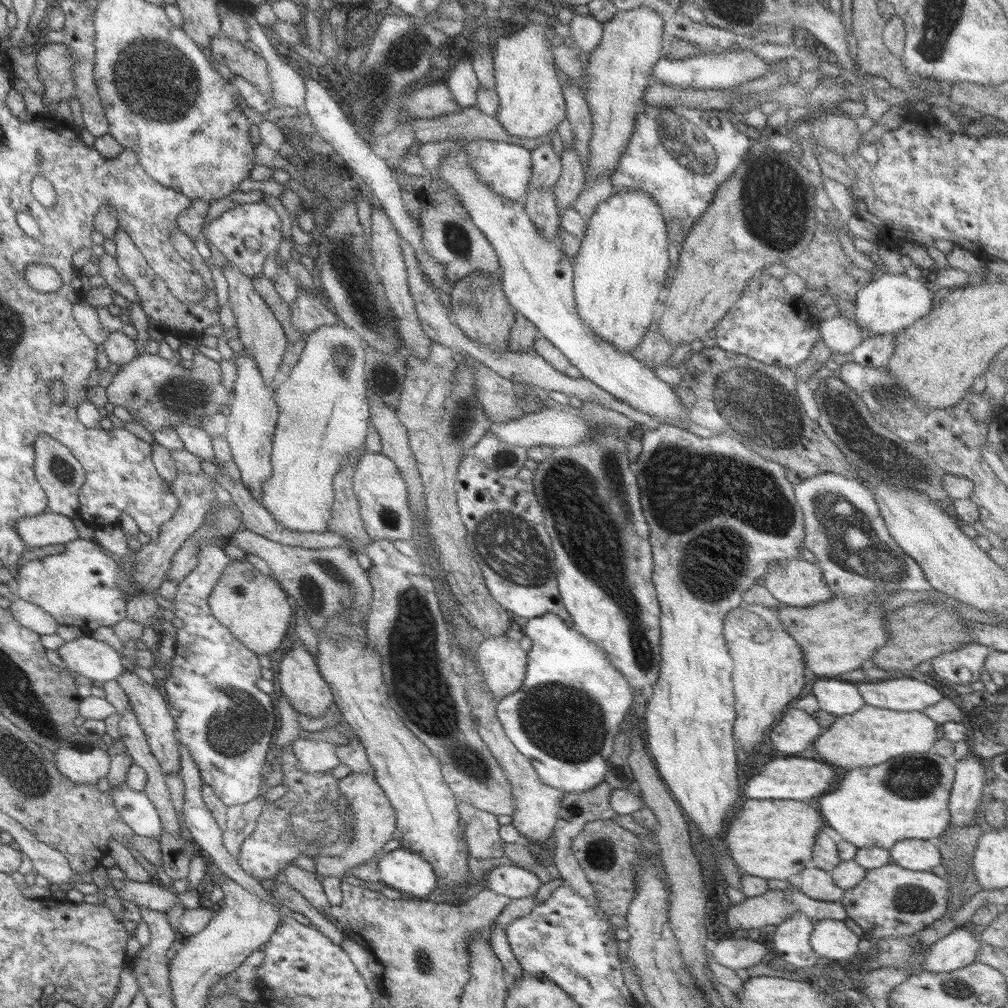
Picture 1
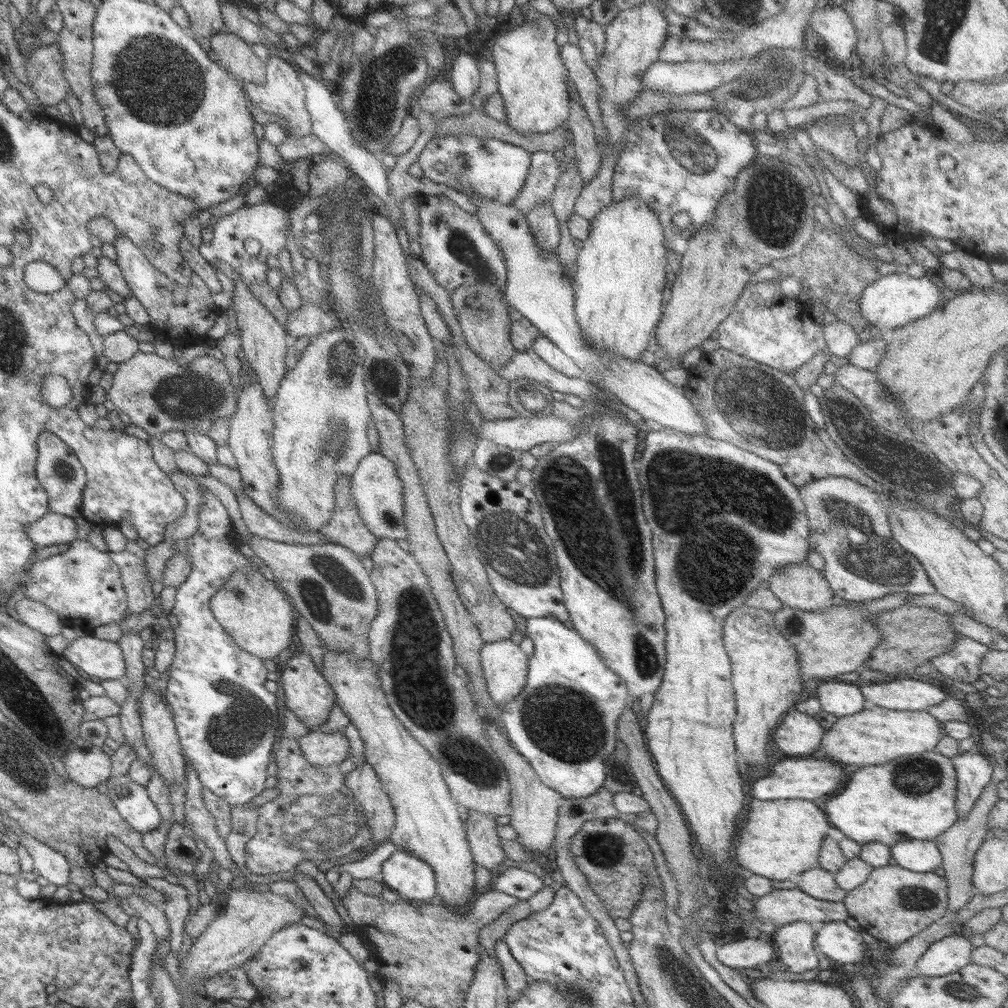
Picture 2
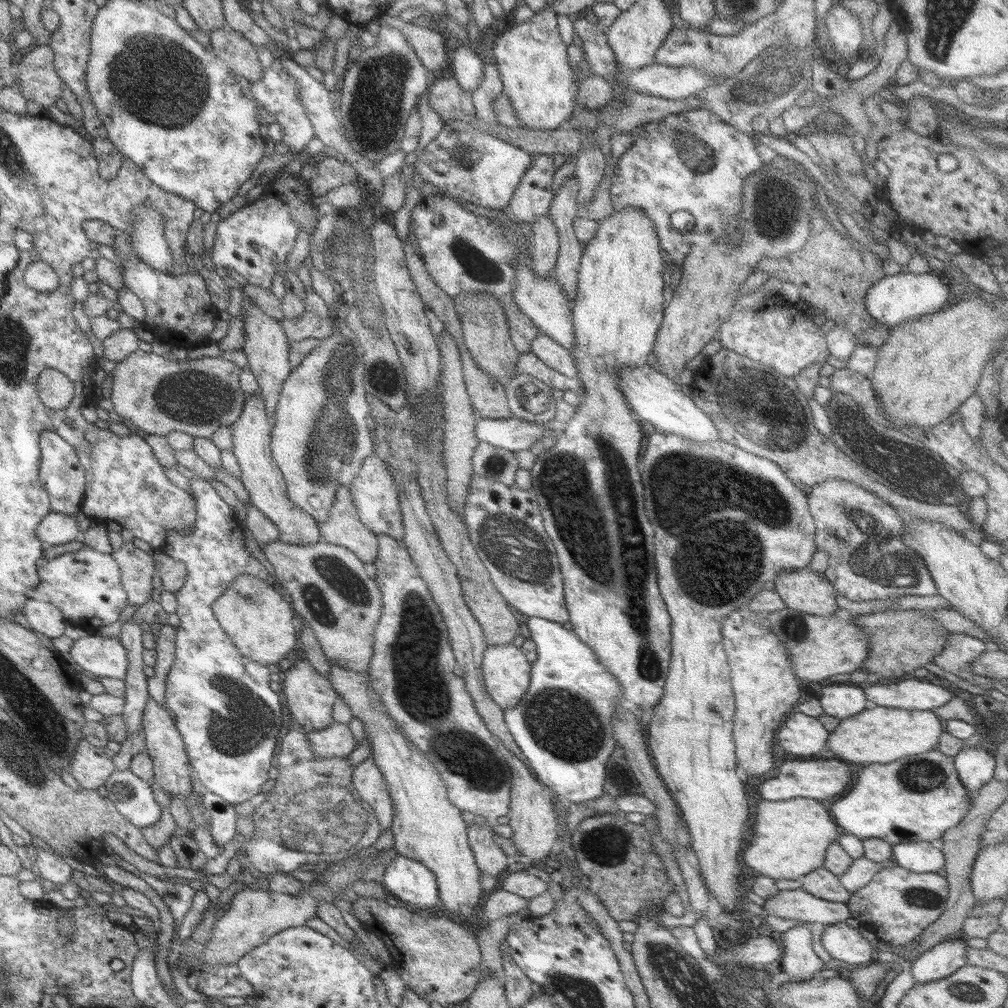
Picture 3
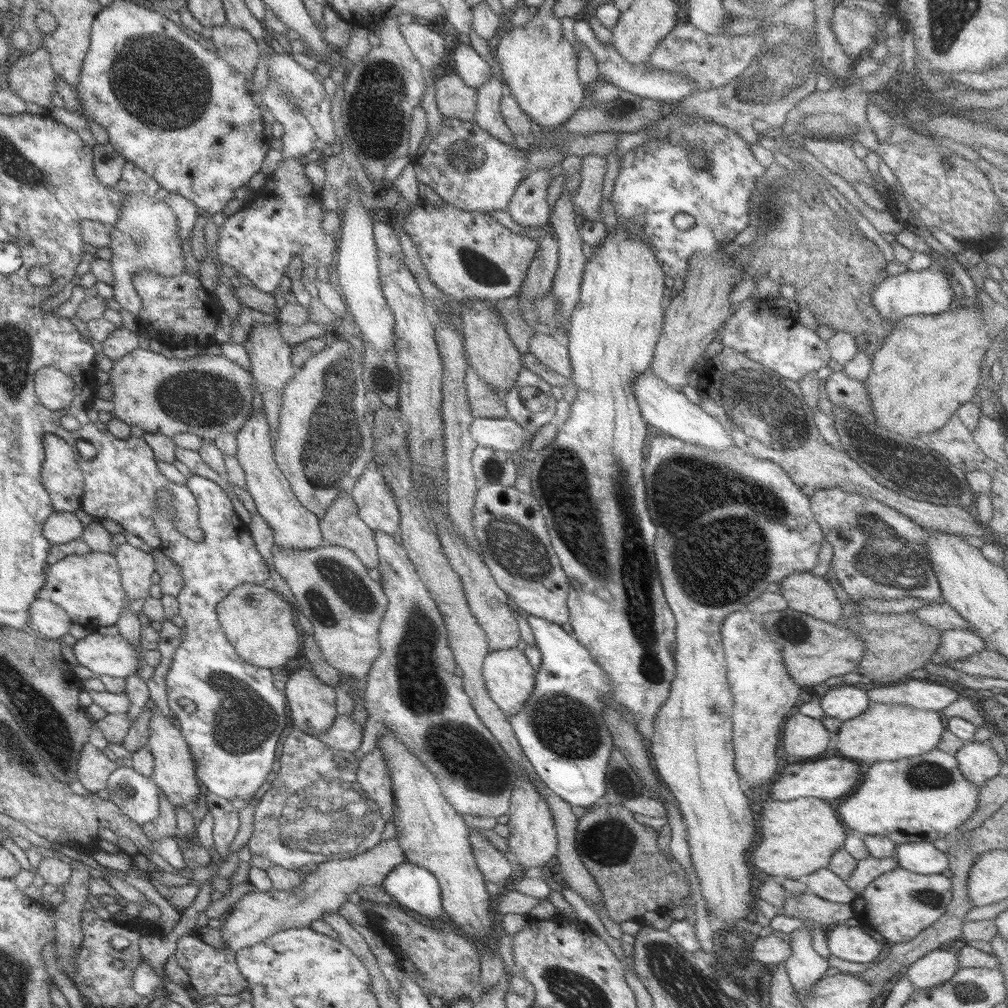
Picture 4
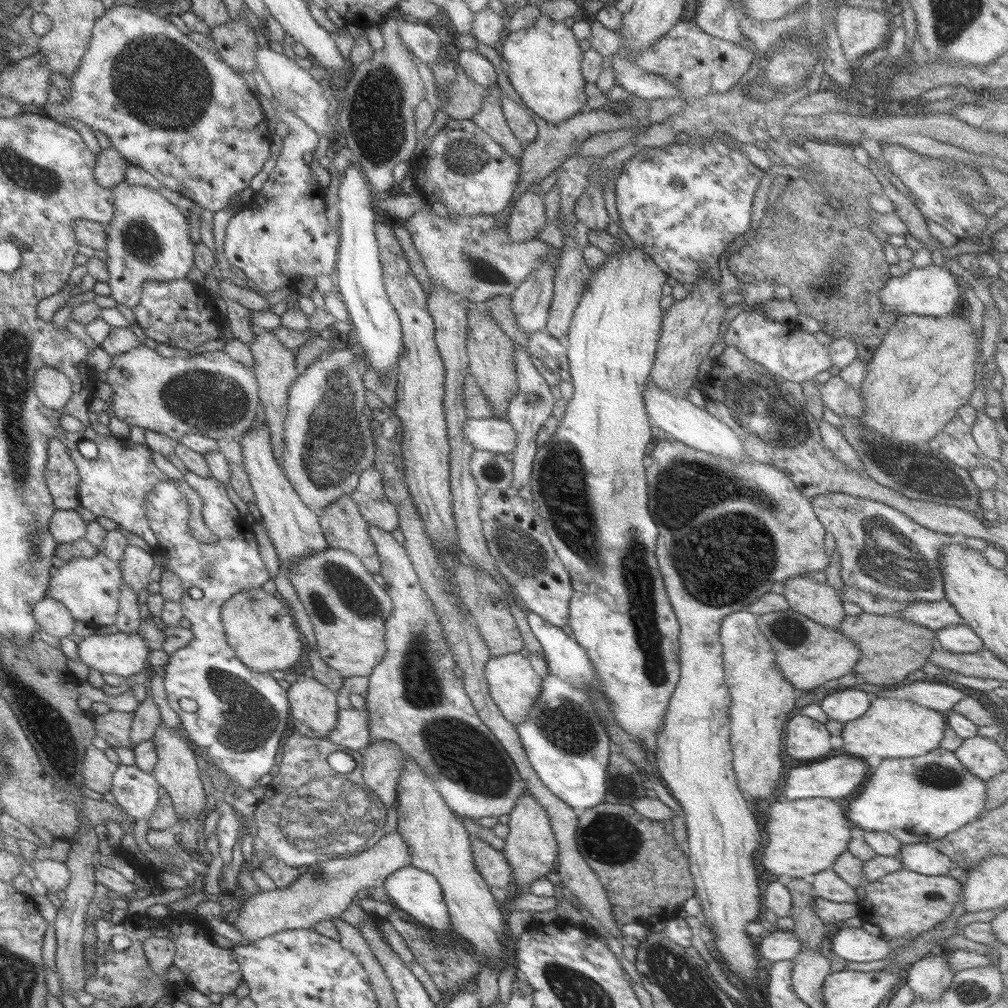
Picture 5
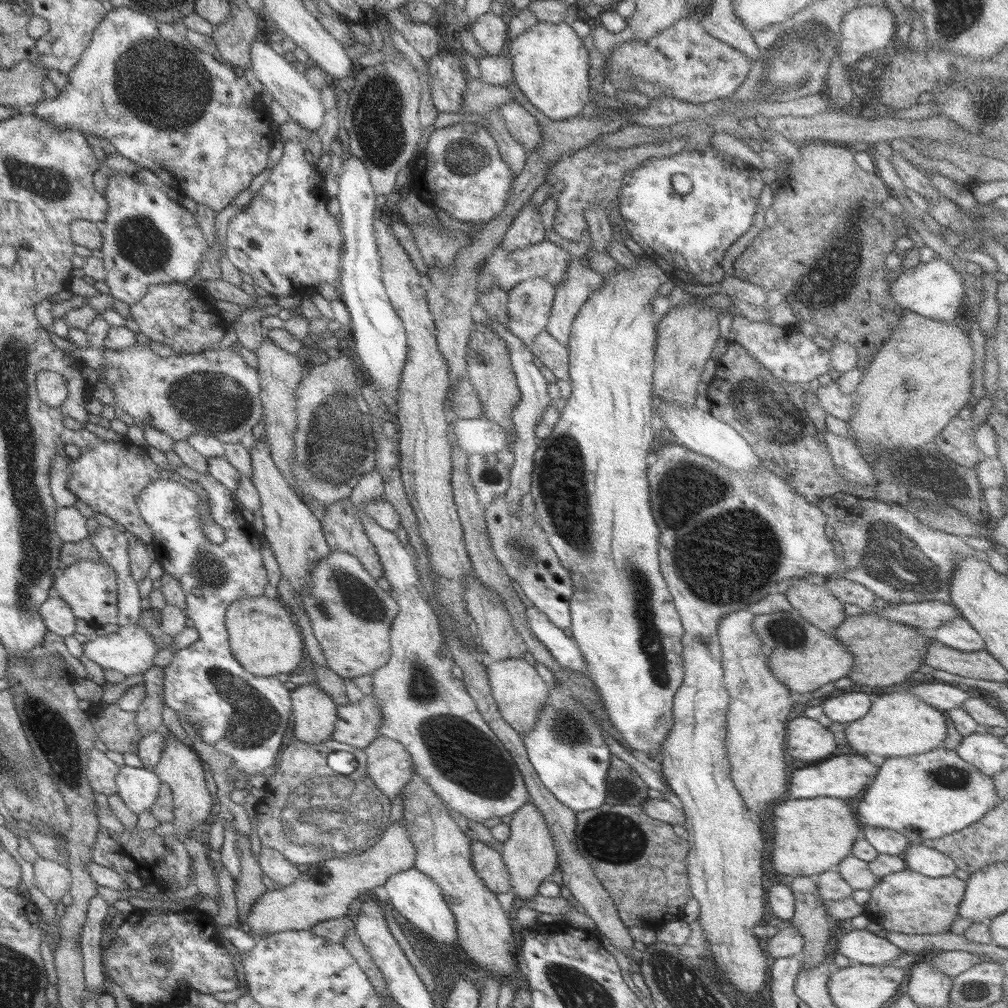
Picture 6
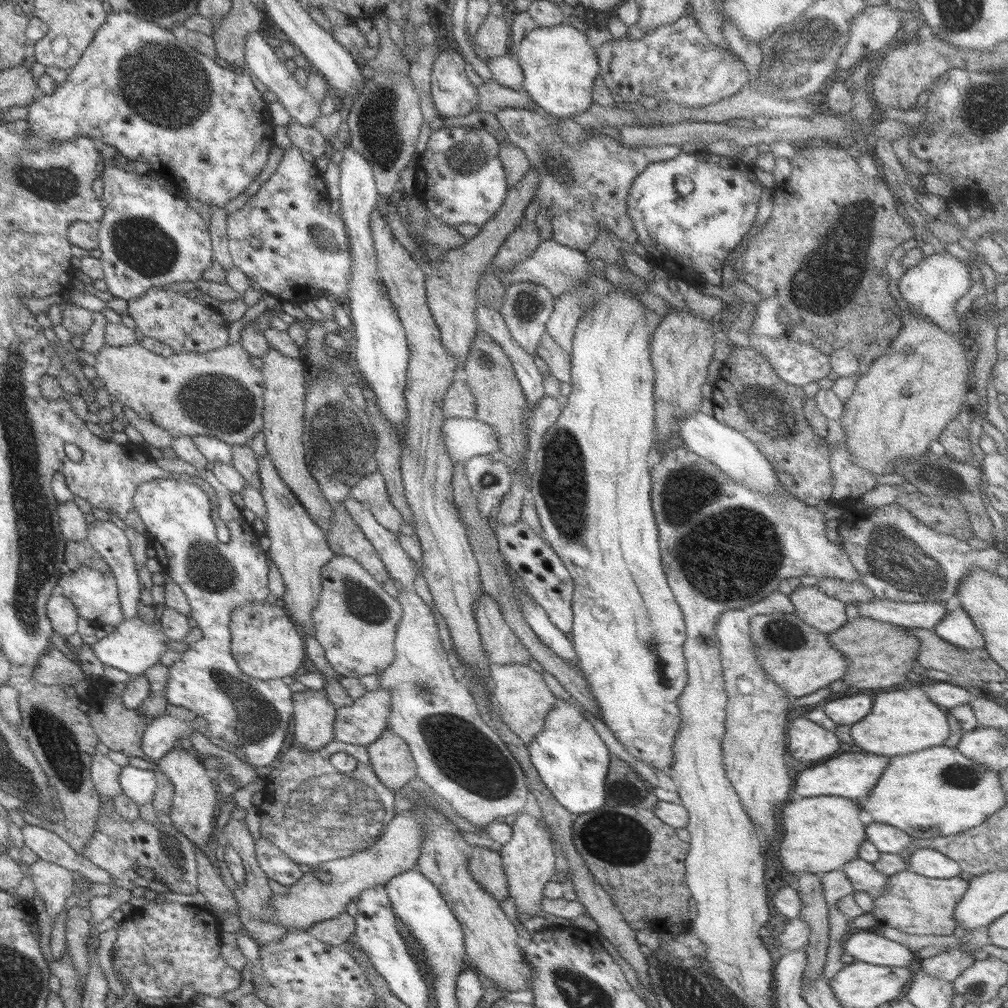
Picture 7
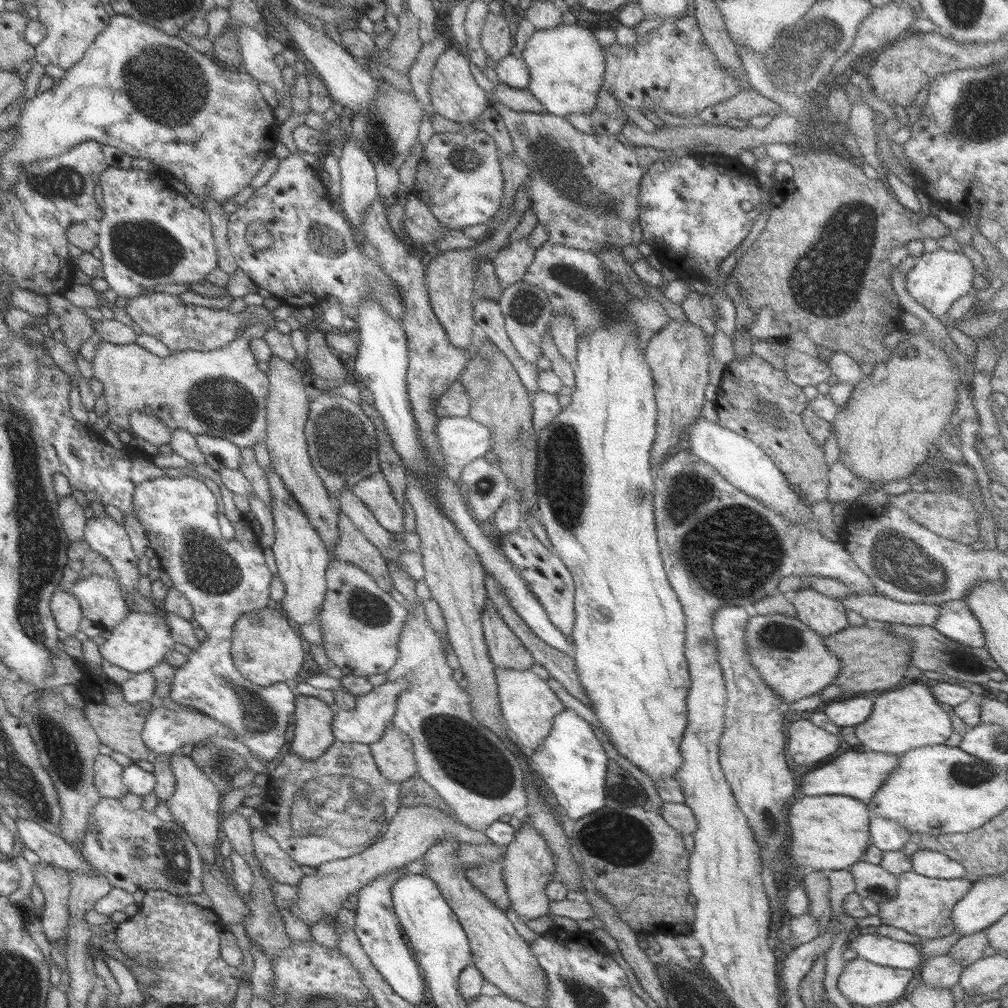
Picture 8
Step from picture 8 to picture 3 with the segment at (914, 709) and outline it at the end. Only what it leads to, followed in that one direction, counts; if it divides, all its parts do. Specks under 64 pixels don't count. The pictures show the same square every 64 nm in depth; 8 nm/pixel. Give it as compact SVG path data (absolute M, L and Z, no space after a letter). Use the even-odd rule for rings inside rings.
M868 708L854 718L843 719L834 732L829 733L826 752L832 752L836 758L846 764L889 764L906 756L920 755L935 750L939 738L945 732L944 722L932 711L902 710L902 708Z

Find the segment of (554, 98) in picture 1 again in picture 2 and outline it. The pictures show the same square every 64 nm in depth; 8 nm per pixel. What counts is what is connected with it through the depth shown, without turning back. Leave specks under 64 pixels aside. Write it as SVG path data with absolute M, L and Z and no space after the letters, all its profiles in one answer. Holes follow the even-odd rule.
M549 13L545 15L538 15L535 18L529 18L522 25L510 25L508 24L504 31L496 33L496 40L491 45L492 48L492 62L495 64L497 70L497 79L498 79L498 93L502 95L505 104L505 117L507 118L507 122L514 130L517 130L521 133L543 133L550 132L555 128L558 128L564 121L569 120L570 116L570 92L568 92L568 86L566 82L569 80L567 68L564 66L564 63L561 59L561 46L556 43L556 34L558 33L559 28L557 23L553 21L553 18L549 17Z

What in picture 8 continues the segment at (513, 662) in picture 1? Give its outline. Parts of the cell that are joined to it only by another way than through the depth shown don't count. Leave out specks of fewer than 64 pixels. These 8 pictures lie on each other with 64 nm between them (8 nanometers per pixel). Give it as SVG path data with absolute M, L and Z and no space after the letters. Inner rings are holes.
M495 668L494 678L498 686L498 708L500 708L502 724L515 740L517 747L520 747L522 754L529 758L550 735L554 717L560 715L565 707L560 698L550 689L549 684L530 669Z

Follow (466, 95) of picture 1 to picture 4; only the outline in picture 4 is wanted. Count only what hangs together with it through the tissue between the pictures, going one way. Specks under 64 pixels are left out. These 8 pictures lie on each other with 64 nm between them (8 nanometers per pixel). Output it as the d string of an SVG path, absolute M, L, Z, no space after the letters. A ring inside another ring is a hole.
M459 43L451 54L455 72L472 88L482 86L491 77L490 65L471 45Z

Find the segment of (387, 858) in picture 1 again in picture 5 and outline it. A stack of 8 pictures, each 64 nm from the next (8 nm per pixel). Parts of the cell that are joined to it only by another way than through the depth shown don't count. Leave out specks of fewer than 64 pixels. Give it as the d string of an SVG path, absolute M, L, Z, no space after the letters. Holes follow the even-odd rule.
M412 865L406 866L388 876L384 881L383 887L394 908L399 908L400 911L406 912L420 926L433 932L436 936L448 936L453 932L441 886L436 878L428 874L428 872L414 868Z

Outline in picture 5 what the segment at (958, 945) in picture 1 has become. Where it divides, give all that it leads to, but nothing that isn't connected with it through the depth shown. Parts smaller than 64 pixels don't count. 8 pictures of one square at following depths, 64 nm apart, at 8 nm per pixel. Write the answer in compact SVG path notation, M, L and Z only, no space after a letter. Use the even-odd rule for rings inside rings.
M937 950L917 960L908 970L907 985L912 989L915 1000L938 1000L952 984L954 971L950 969L945 958L945 951Z

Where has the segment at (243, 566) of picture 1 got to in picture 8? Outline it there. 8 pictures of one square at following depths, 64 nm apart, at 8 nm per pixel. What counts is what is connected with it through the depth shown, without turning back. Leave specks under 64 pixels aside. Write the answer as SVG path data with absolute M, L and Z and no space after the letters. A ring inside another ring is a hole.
M263 608L241 616L233 627L231 657L238 673L256 687L268 687L286 680L299 680L307 645L282 610Z

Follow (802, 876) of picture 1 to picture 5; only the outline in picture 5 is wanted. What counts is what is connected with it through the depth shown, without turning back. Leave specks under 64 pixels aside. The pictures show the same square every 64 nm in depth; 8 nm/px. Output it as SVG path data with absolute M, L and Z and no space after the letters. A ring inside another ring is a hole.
M832 868L823 870L813 875L805 876L804 879L811 884L812 894L817 898L823 898L830 902L857 903L856 891L846 884Z

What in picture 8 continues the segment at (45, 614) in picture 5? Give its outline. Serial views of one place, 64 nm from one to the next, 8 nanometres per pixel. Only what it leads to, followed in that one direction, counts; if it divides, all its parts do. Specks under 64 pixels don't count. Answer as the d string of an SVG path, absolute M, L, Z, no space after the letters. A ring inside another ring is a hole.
M62 588L53 592L50 608L62 635L74 635L79 631L83 615L78 599Z

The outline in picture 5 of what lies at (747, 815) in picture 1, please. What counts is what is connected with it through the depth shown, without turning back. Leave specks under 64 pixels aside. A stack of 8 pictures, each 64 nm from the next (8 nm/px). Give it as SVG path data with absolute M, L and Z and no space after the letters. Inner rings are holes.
M782 800L768 809L768 844L763 845L758 864L782 880L802 879L830 869L841 854L848 850L853 826L837 800Z

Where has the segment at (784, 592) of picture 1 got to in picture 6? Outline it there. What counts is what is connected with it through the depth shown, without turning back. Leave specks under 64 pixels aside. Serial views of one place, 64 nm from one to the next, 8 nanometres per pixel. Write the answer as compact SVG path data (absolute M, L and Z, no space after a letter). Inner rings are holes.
M793 580L785 594L794 611L820 630L833 631L846 620L844 603L829 593L825 585Z

